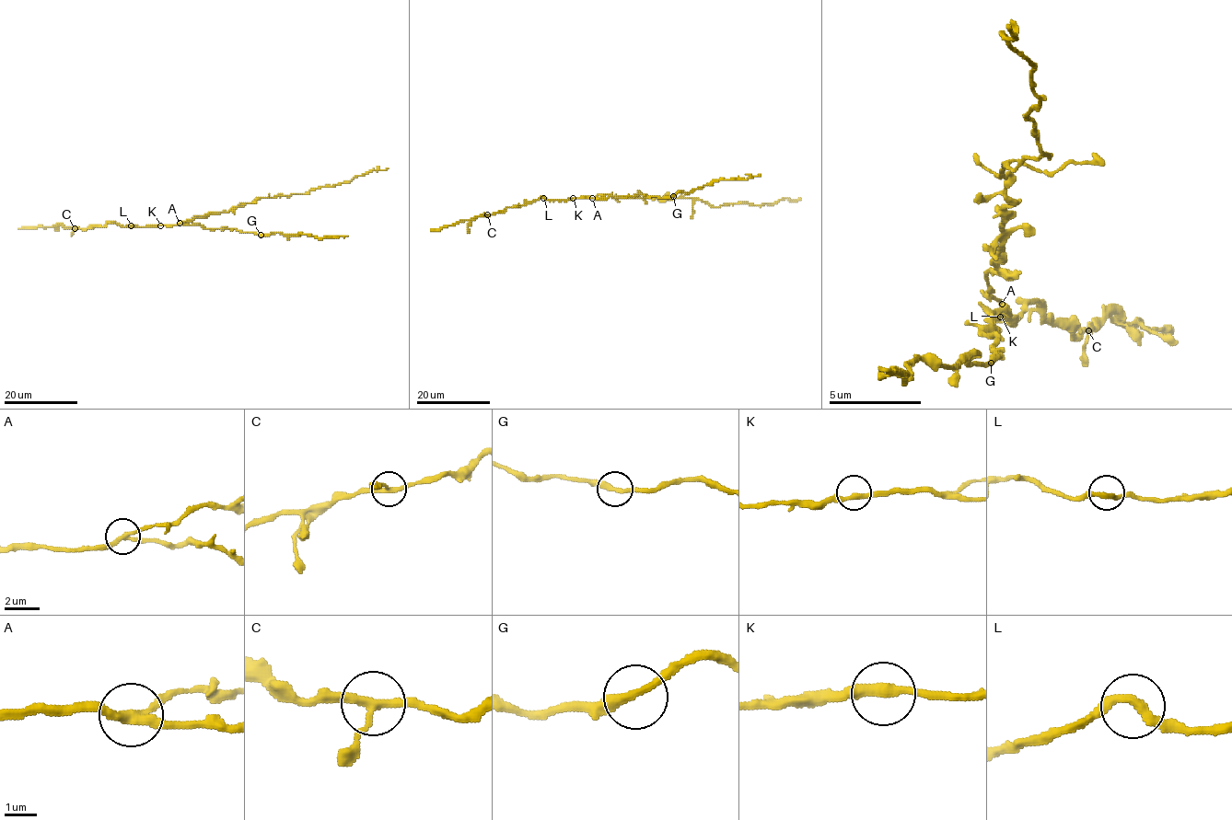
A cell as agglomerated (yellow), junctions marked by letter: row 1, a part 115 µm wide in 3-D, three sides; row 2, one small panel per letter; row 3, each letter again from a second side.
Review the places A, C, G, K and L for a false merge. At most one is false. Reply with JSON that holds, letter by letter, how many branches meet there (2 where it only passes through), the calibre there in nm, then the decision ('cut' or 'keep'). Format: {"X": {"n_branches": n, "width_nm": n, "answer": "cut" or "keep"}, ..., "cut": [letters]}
{"A": {"n_branches": 3, "width_nm": 240, "answer": "cut"}, "C": {"n_branches": 3, "width_nm": 240, "answer": "keep"}, "G": {"n_branches": 2, "width_nm": 280, "answer": "keep"}, "K": {"n_branches": 2, "width_nm": 280, "answer": "keep"}, "L": {"n_branches": 2, "width_nm": 280, "answer": "keep"}, "cut": ["A"]}

